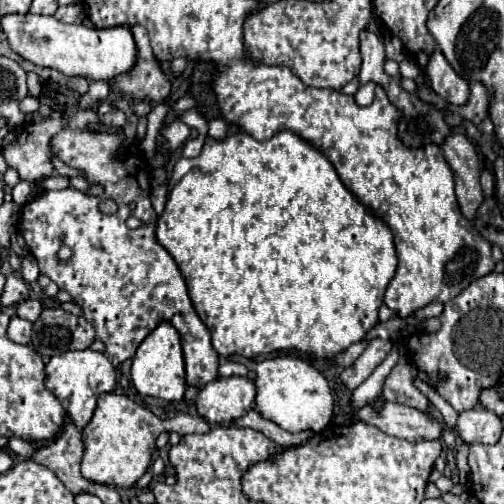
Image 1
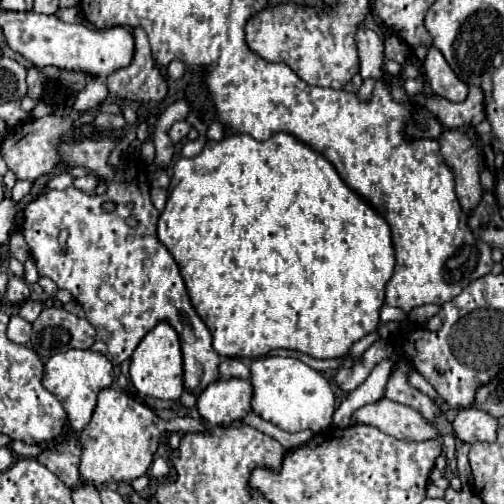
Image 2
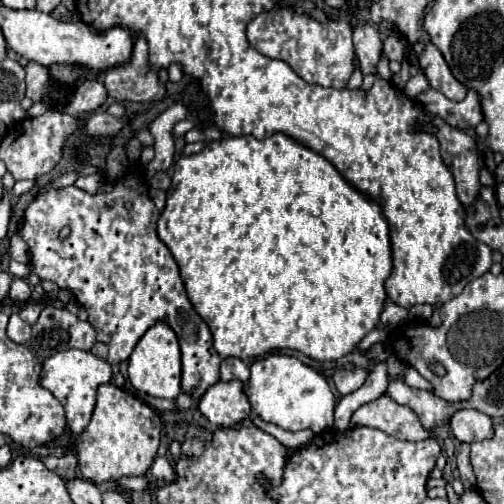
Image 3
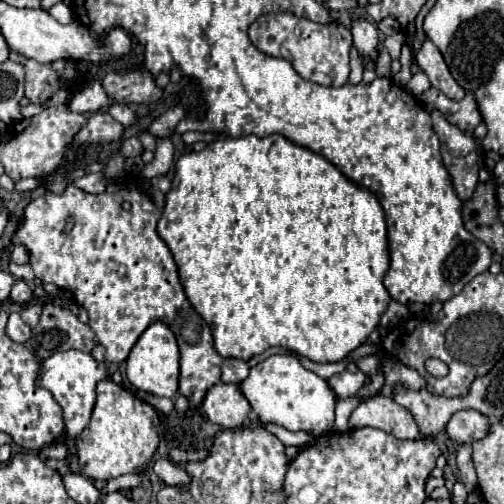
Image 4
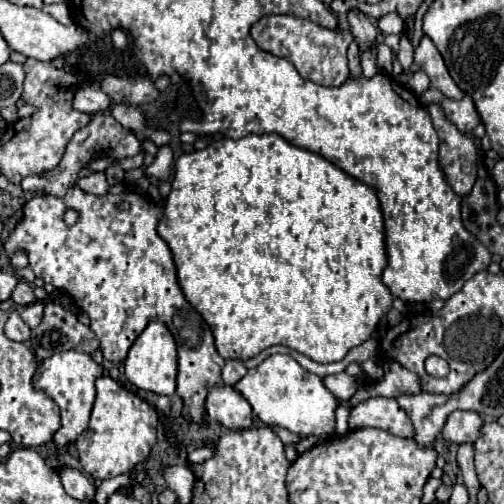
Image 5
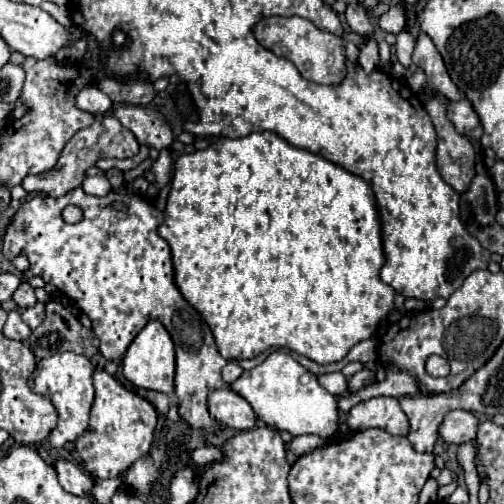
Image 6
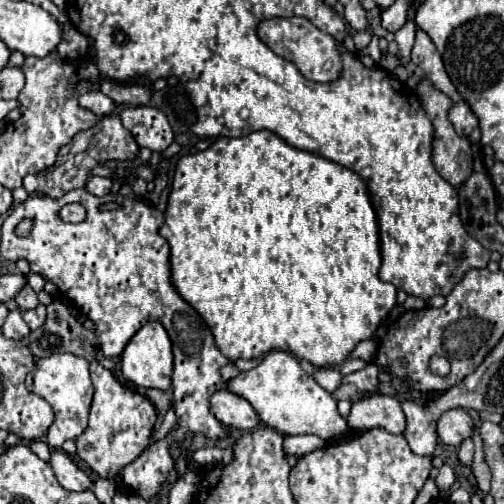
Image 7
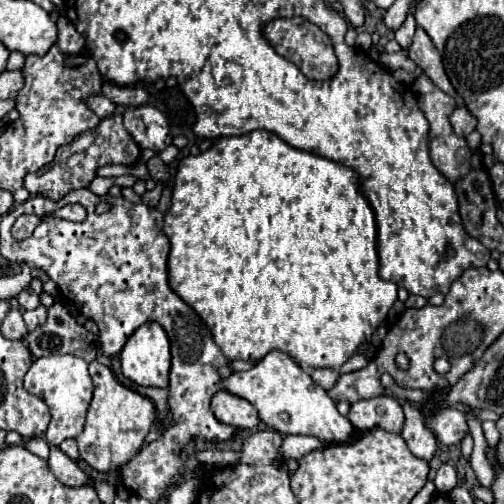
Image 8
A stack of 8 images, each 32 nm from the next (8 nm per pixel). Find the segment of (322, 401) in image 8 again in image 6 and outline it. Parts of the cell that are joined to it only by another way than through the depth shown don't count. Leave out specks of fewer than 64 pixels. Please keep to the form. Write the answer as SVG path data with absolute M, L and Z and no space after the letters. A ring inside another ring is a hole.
M272 352L262 364L244 372L230 388L250 402L262 422L276 430L288 430L292 436L316 434L324 440L336 434L338 400L318 382L314 374L288 354Z

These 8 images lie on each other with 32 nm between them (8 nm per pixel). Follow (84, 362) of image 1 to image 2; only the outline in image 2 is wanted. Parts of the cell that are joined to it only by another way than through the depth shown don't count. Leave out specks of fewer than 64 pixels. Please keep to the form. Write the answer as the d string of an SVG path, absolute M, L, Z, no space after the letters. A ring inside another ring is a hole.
M68 350L54 354L44 366L44 388L50 390L68 412L68 422L80 432L92 418L96 408L96 398L100 390L110 388L114 382L114 368L104 354L92 350Z

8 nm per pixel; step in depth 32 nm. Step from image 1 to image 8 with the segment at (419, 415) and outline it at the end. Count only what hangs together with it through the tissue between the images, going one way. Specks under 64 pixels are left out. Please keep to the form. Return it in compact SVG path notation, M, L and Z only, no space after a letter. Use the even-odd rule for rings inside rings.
M390 394L354 402L350 408L348 420L360 432L366 432L372 428L382 428L386 432L398 434L404 428L402 406Z

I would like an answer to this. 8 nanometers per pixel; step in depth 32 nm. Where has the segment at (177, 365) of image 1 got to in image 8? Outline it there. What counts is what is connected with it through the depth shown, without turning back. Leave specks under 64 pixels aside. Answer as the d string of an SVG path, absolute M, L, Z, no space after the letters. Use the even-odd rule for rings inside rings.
M146 322L142 324L126 342L126 346L120 352L122 362L122 374L132 380L138 386L156 386L156 388L168 388L170 380L170 366L172 366L172 354L170 354L170 342L164 332L164 328L158 322Z

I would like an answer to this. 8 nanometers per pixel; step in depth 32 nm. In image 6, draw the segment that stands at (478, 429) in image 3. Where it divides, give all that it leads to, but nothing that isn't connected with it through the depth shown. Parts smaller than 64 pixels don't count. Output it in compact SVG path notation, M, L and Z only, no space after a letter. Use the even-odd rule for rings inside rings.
M452 410L440 426L440 436L448 444L464 444L476 440L478 418L466 410Z

